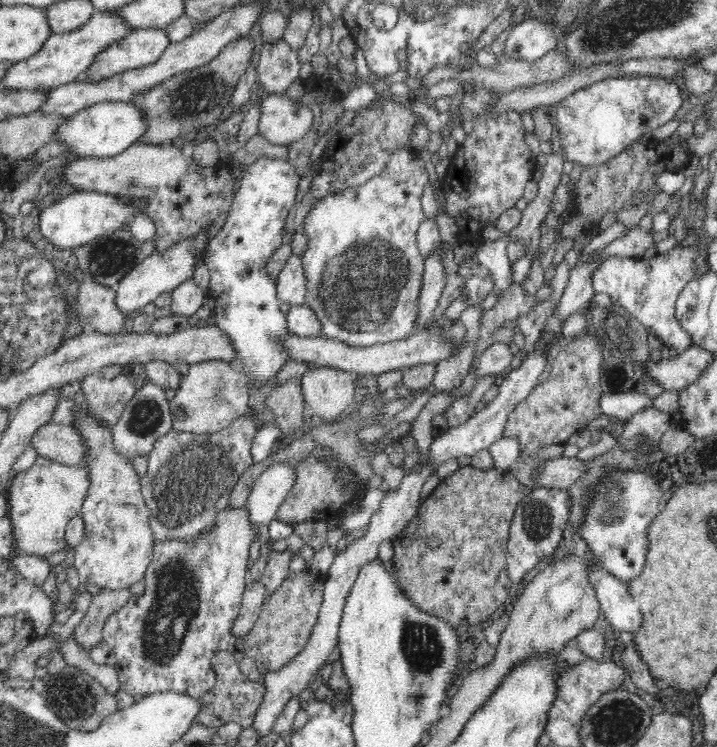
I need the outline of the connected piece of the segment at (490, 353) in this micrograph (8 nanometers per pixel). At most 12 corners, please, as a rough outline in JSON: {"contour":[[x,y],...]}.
{"contour":[[492,344],[472,365],[476,380],[513,365],[508,344]]}

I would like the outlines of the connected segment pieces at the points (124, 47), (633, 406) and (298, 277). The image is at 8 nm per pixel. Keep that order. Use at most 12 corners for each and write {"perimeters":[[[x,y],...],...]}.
{"perimeters":[[[134,29],[94,57],[78,81],[100,83],[154,64],[165,29]],[[638,392],[602,394],[602,414],[626,421],[653,399]],[[290,258],[276,277],[280,302],[306,302],[305,274]]]}

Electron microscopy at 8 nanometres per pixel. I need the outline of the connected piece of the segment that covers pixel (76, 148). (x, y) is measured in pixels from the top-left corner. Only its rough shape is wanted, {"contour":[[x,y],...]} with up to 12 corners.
{"contour":[[102,102],[58,126],[73,158],[110,157],[140,143],[146,114]]}

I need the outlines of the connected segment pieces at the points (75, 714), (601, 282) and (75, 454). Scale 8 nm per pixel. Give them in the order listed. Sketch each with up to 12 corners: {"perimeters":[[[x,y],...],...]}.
{"perimeters":[[[67,665],[43,680],[49,708],[95,730],[118,710],[97,680]],[[697,247],[604,258],[608,294],[666,347],[693,346],[675,315]],[[46,423],[31,436],[38,457],[81,466],[74,425]]]}

